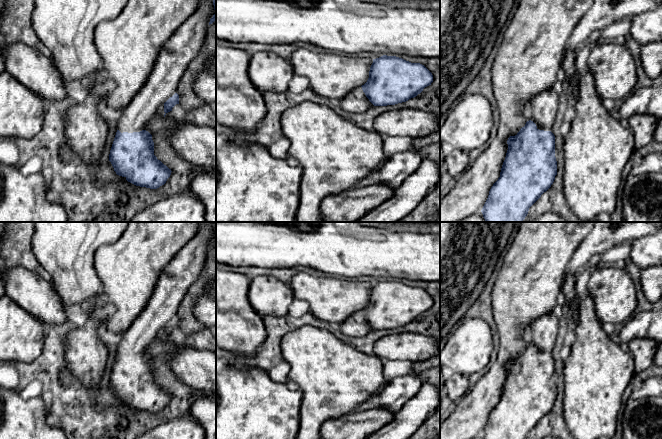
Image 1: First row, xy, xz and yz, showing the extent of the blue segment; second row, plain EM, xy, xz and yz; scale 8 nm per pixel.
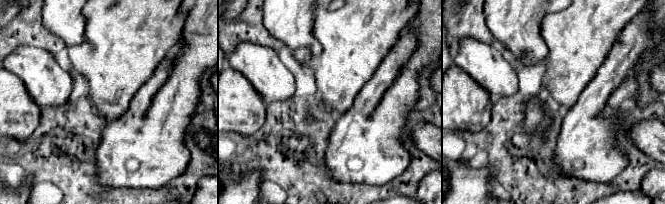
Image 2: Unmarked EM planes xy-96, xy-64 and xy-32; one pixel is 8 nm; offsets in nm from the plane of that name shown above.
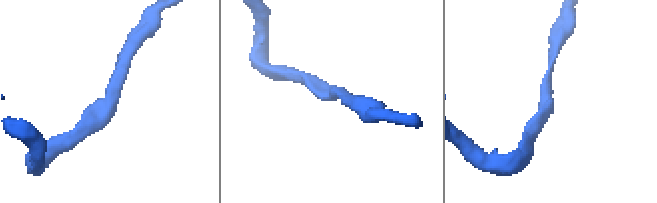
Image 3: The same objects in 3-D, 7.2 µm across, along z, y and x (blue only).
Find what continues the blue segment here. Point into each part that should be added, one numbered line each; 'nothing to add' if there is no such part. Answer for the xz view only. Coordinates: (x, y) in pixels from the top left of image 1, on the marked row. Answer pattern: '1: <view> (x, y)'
1: xz (355, 101)

